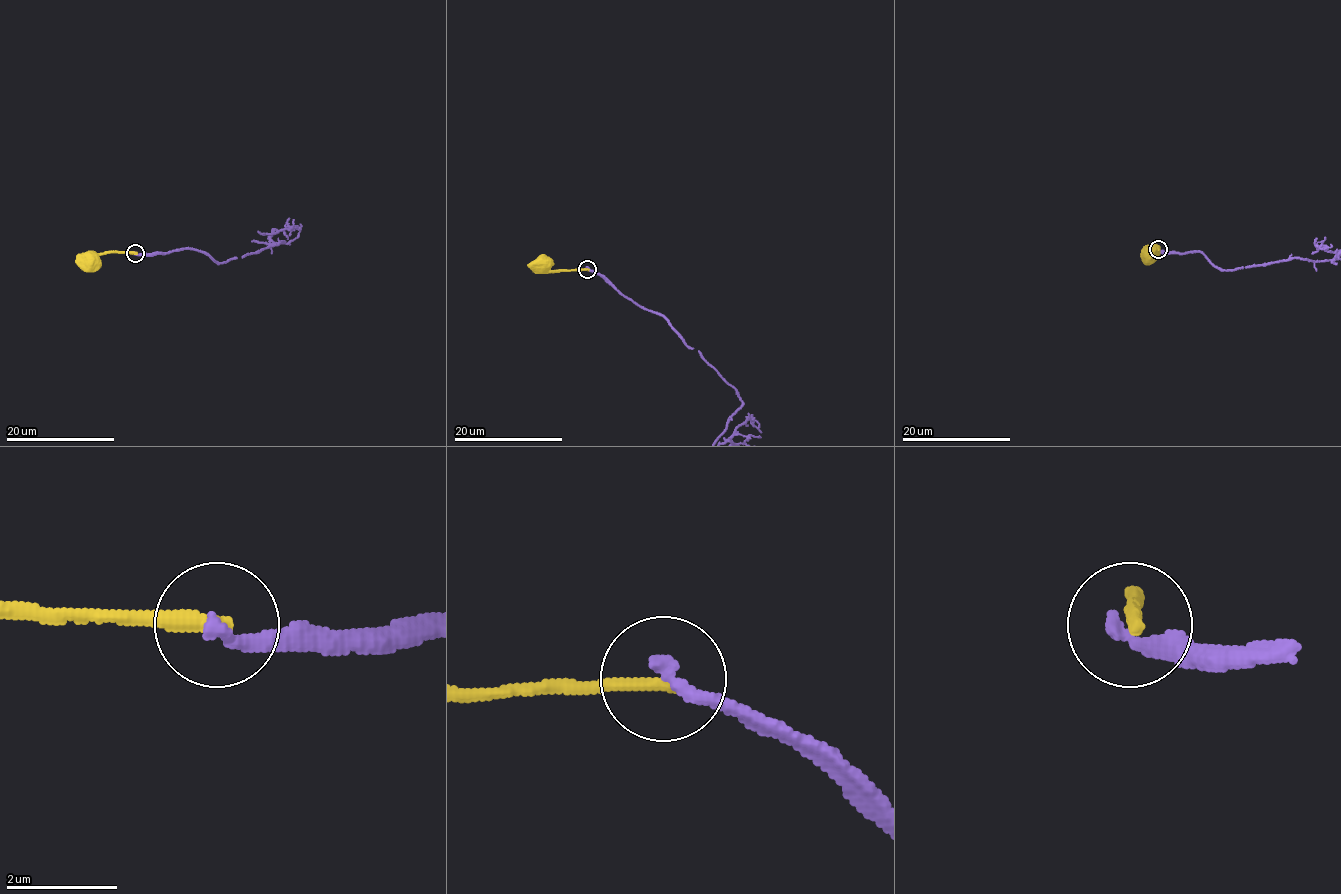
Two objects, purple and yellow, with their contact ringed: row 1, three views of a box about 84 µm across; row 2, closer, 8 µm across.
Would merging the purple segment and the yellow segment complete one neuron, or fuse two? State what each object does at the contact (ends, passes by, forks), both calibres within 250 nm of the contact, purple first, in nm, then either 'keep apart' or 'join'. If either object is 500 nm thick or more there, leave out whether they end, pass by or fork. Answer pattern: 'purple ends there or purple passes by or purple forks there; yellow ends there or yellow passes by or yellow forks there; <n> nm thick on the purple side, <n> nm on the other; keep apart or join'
purple ends there; yellow ends there; 280 nm thick on the purple side, 300 nm on the other; keep apart

